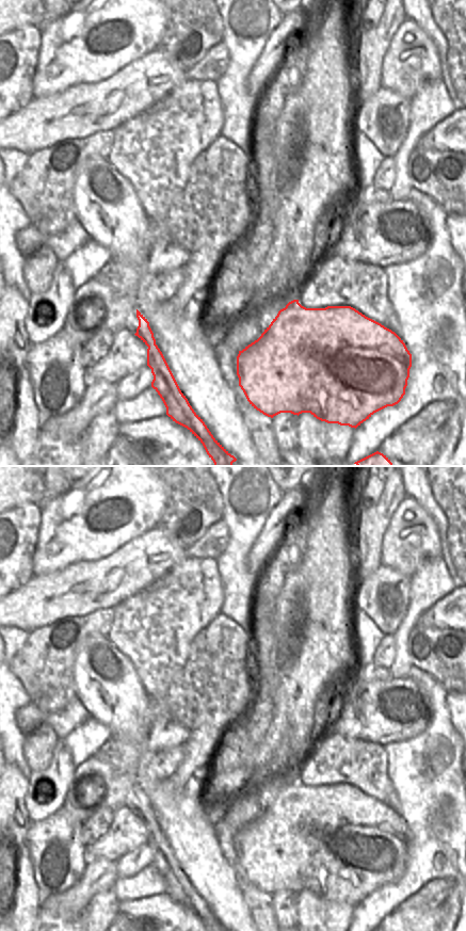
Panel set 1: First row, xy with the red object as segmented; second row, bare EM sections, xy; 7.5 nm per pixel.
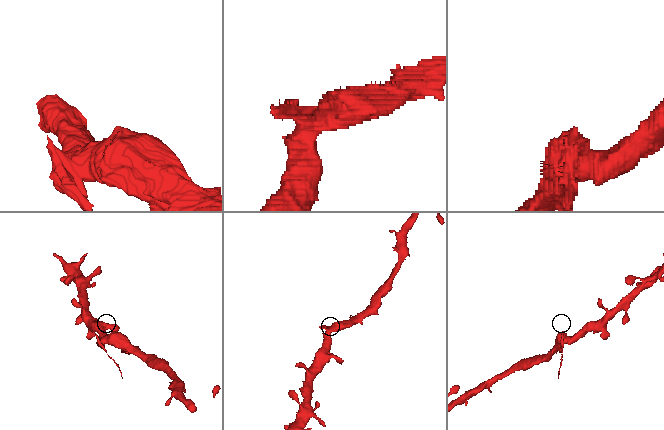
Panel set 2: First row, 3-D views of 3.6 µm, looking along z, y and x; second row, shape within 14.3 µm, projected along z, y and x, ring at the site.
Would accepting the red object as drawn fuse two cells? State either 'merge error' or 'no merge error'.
merge error

